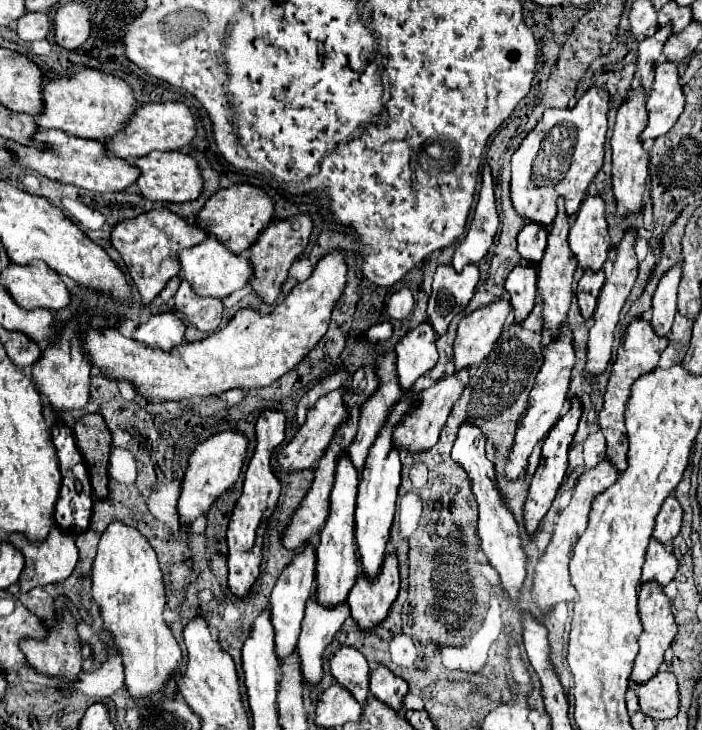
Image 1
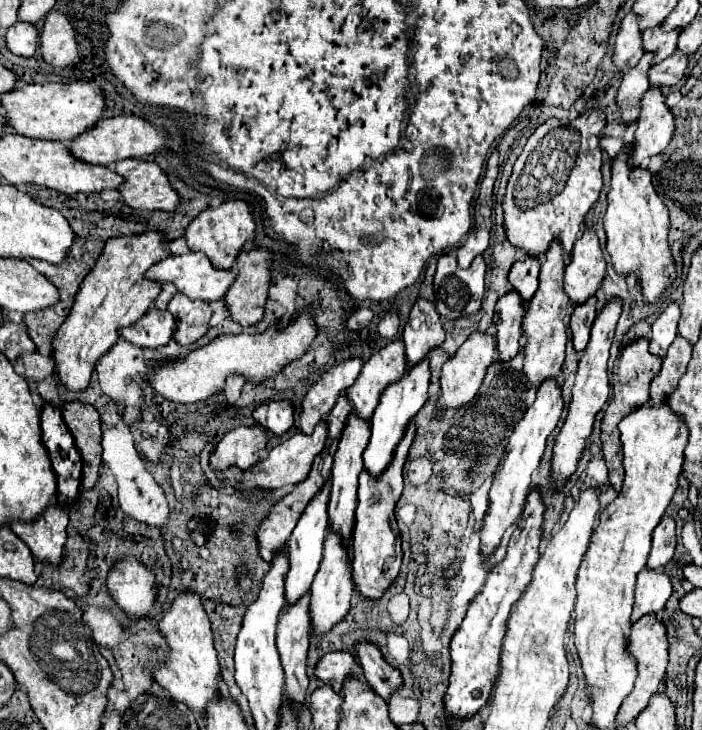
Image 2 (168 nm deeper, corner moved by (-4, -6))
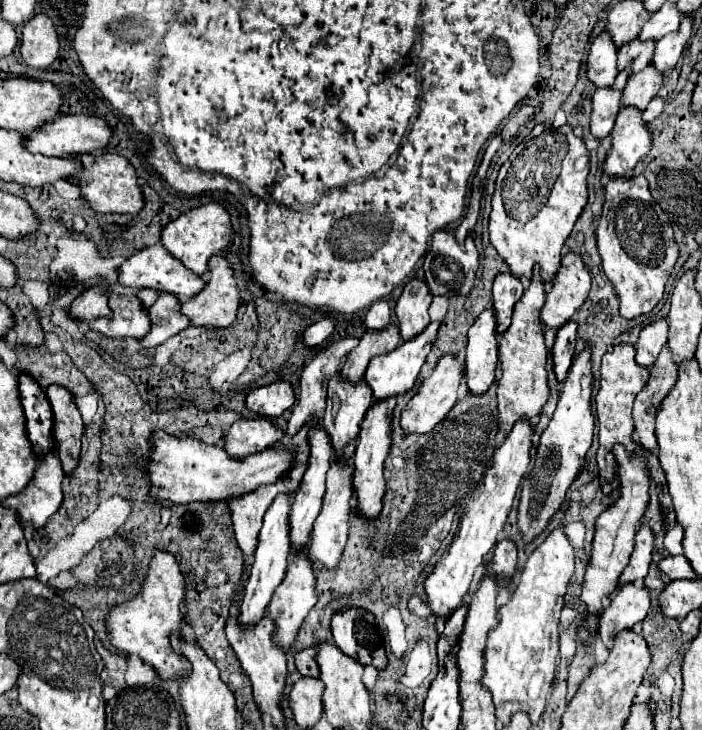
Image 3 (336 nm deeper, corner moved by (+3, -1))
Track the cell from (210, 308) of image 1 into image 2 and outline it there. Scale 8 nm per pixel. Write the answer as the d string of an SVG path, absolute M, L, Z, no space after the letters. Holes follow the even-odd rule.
M180 293L174 295L174 299L168 303L168 311L178 323L174 339L184 347L208 333L210 317L214 313L206 301L192 301Z

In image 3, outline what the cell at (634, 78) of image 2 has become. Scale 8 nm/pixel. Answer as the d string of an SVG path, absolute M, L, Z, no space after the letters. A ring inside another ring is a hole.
M623 70L617 74L613 86L595 90L595 94L593 94L593 110L591 110L589 130L599 140L609 136L609 132L613 128L617 112L621 110L621 92L623 92L627 78L629 78L629 70Z

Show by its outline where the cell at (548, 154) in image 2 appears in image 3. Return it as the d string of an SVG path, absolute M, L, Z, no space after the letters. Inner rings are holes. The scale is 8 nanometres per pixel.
M543 124L535 126L501 166L495 182L489 234L491 244L509 264L513 276L531 280L537 264L543 282L551 282L557 274L563 244L587 204L587 174L589 152L583 138L575 136L569 126L559 130L549 130Z

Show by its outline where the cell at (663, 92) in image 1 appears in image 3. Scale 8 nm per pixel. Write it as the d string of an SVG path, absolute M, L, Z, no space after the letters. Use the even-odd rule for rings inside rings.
M621 108L611 130L611 150L603 162L603 174L613 178L627 176L649 152L651 134L635 108Z

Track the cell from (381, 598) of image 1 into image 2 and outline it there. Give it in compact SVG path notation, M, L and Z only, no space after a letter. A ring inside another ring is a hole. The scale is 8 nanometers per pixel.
M410 421L400 445L394 451L388 471L384 471L384 475L380 475L380 479L372 479L366 471L360 473L356 527L354 527L354 541L352 541L352 549L354 549L352 581L354 581L356 591L364 599L378 601L380 597L384 597L384 593L388 591L388 587L392 587L392 583L396 581L396 577L400 573L402 547L400 547L400 531L398 531L398 525L394 519L394 507L396 507L396 501L400 499L402 489L404 489L402 469L404 469L410 445L414 441L414 435L416 435L416 427Z

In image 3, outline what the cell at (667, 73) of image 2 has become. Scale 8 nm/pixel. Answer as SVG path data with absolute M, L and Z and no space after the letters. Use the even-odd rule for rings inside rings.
M647 66L639 74L631 76L623 88L621 106L633 106L637 110L645 110L647 104L653 100L653 96L659 92L663 84L663 74L653 70L653 66Z

